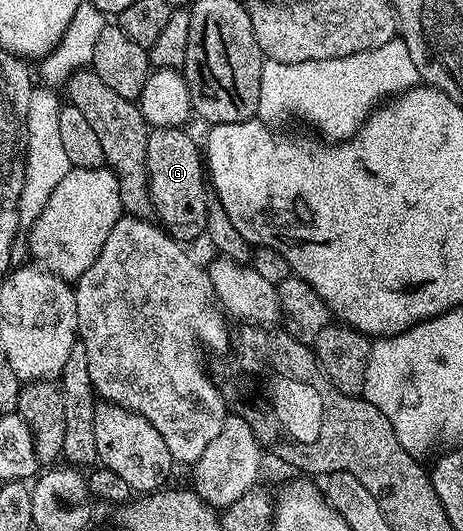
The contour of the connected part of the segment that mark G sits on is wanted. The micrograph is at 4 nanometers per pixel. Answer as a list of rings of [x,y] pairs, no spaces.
[[[157,127],[147,137],[147,180],[151,190],[151,201],[157,212],[158,222],[164,231],[175,239],[188,241],[202,236],[207,230],[207,204],[209,202],[209,179],[205,174],[205,159],[201,147],[191,140],[183,127]]]

